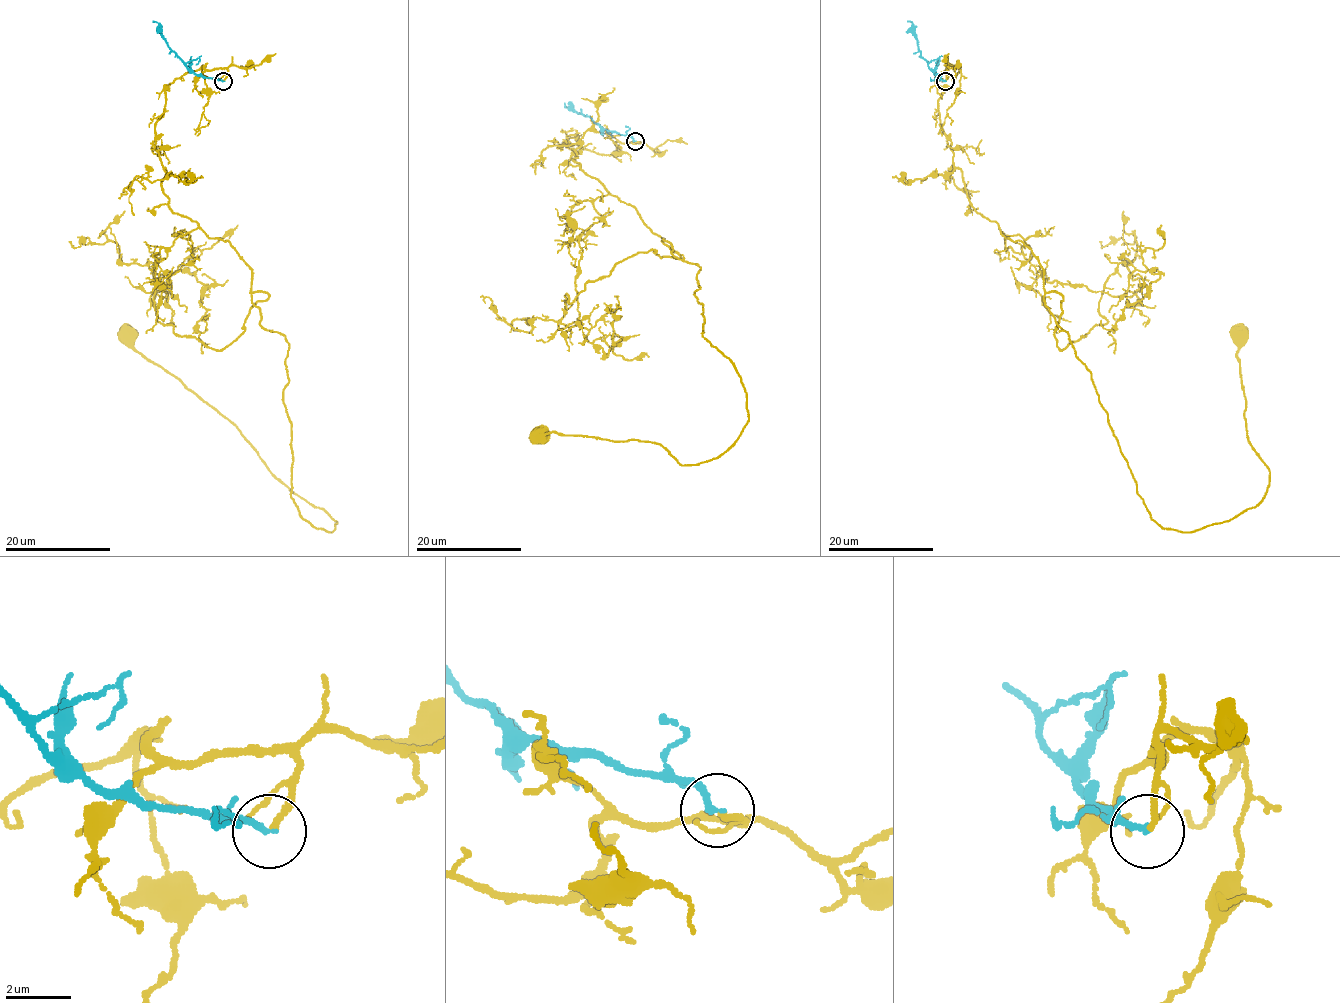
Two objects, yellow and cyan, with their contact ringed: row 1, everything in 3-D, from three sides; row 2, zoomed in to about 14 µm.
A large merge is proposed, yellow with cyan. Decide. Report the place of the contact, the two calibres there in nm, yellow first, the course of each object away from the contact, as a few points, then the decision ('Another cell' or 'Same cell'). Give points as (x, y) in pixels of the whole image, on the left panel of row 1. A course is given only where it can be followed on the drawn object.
Place: (223, 81). Thickness 180 nm (yellow) against 180 nm. Course of yellow: (223, 81), (166, 91), (162, 190), (251, 270), (289, 346), (290, 495), (335, 528), (128, 337). Course of cyan: (223, 81), (196, 75), (168, 46), (160, 27), (152, 20). Another cell

